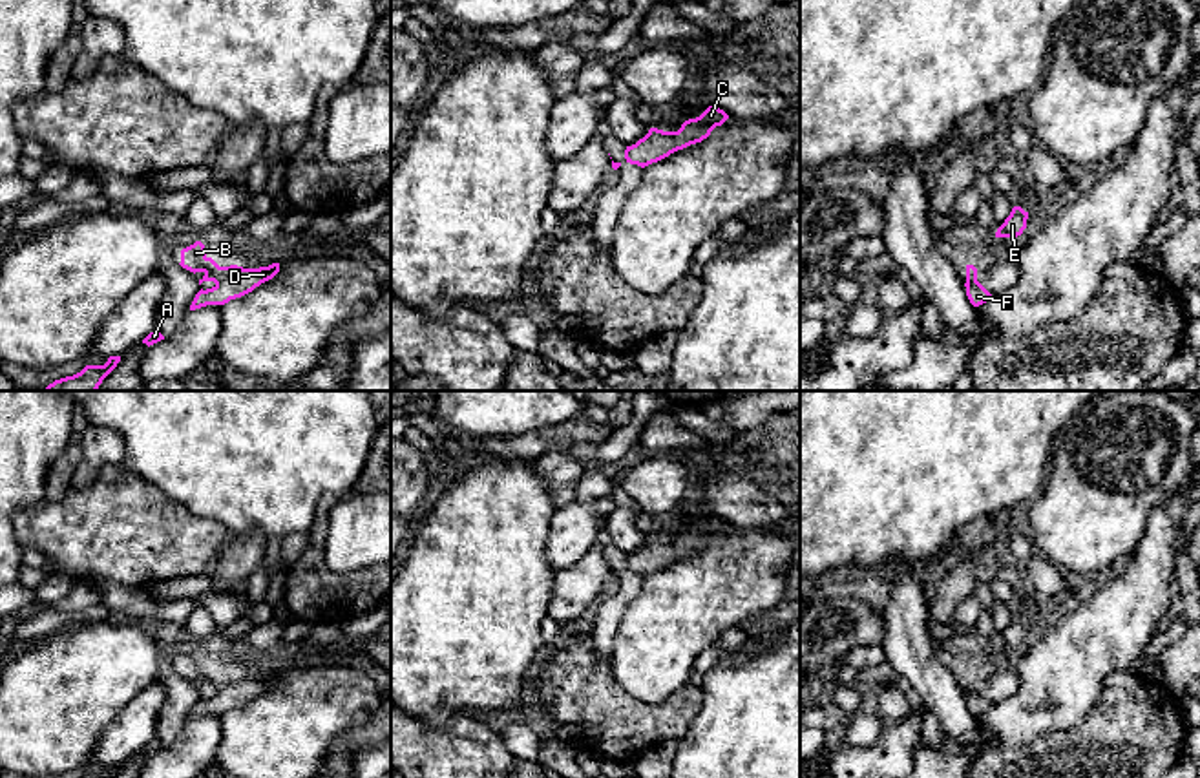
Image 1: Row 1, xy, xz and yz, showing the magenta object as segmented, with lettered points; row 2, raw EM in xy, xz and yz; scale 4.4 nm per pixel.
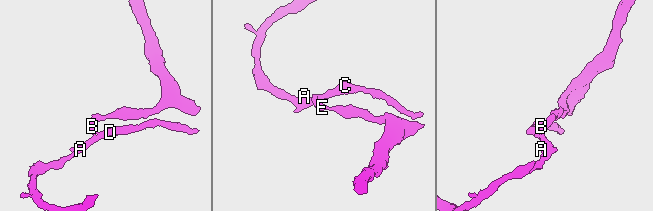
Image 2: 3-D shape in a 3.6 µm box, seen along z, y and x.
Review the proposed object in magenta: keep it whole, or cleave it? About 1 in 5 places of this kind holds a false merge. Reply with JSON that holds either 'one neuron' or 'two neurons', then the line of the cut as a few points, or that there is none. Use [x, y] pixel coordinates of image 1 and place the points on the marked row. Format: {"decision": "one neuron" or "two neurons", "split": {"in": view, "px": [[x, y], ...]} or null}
{"decision": "two neurons", "split": {"in": "xy", "px": [[221, 267], [216, 283]]}}

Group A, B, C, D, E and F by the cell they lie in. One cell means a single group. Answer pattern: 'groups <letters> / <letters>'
groups A C D F / B E

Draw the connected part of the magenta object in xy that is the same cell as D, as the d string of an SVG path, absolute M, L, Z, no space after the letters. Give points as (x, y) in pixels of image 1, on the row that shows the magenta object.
M279 263L259 268L243 268L237 265L221 267L221 276L212 289L199 290L190 305L190 310L206 305L225 305L230 300L252 292L261 283L272 279L279 272Z

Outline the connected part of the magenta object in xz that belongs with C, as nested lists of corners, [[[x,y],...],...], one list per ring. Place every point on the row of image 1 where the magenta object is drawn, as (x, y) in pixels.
[[[709,106],[700,117],[685,121],[678,131],[650,128],[643,139],[626,146],[625,159],[630,164],[645,168],[678,150],[701,142],[727,119],[729,115],[723,110]]]

